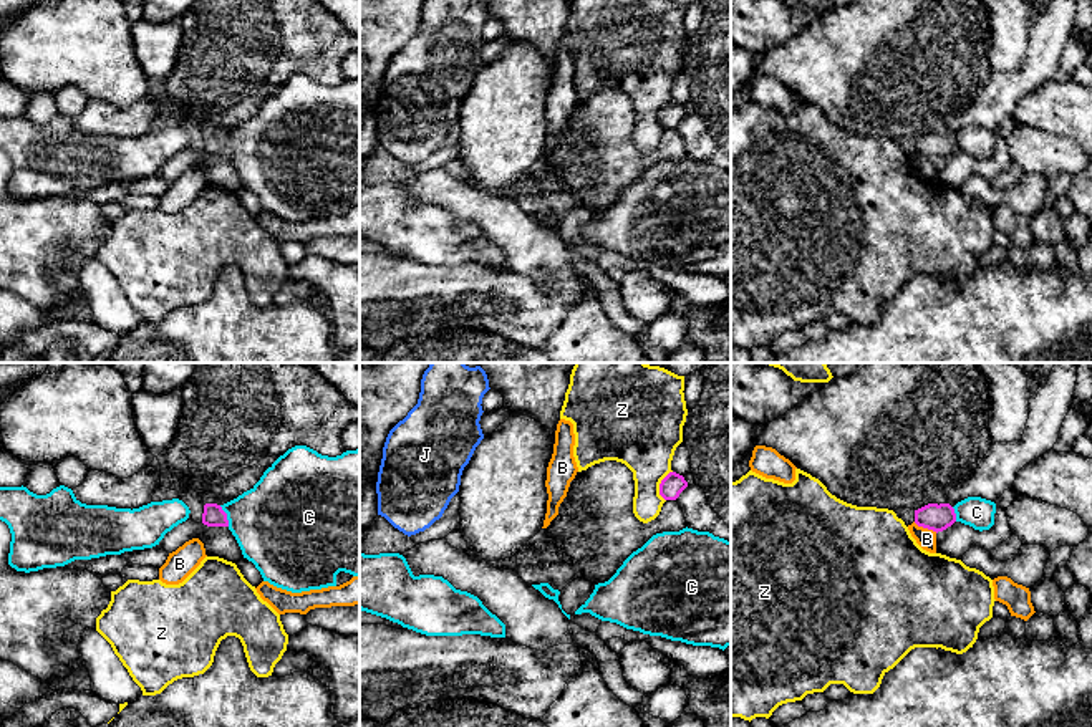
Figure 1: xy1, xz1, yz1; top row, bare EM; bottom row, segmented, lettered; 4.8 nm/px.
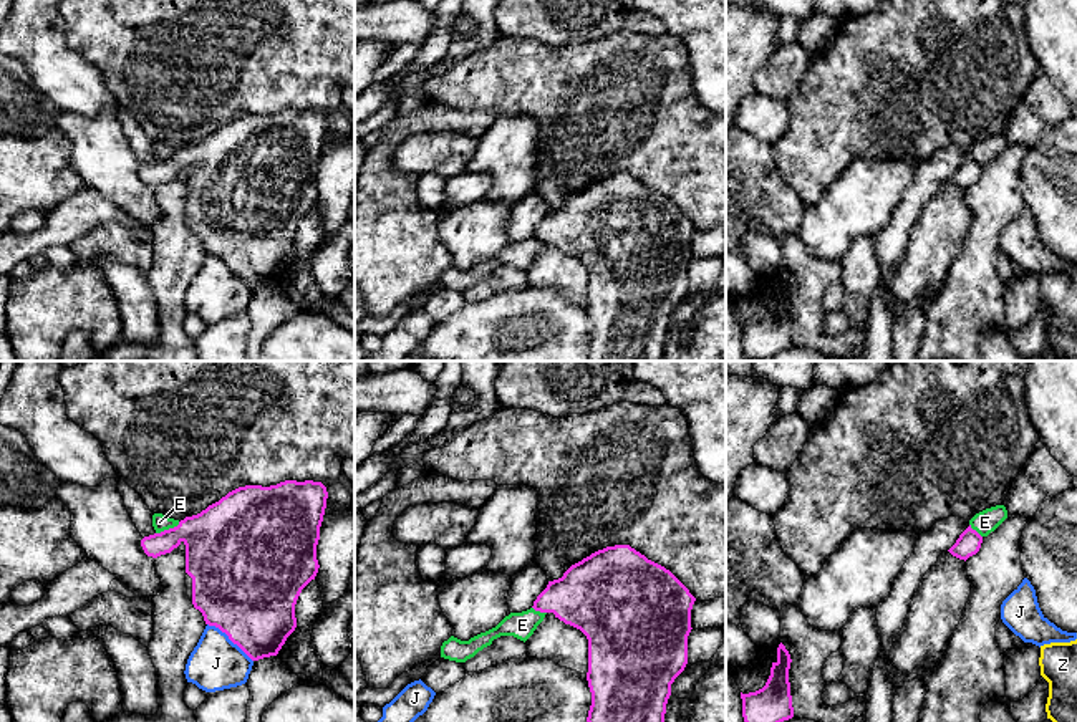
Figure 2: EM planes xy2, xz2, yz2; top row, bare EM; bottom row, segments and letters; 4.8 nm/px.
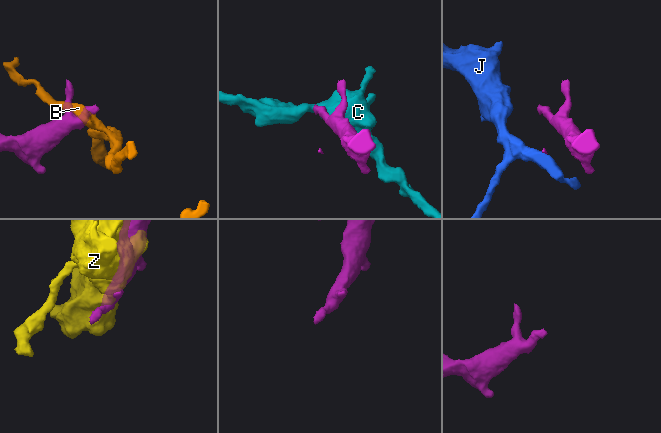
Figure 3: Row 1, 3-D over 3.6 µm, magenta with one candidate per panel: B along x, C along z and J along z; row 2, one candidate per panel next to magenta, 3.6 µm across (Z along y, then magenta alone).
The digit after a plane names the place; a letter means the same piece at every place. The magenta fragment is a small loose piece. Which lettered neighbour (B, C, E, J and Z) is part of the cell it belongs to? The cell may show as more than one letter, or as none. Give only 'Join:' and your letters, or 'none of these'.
Join: none of these

